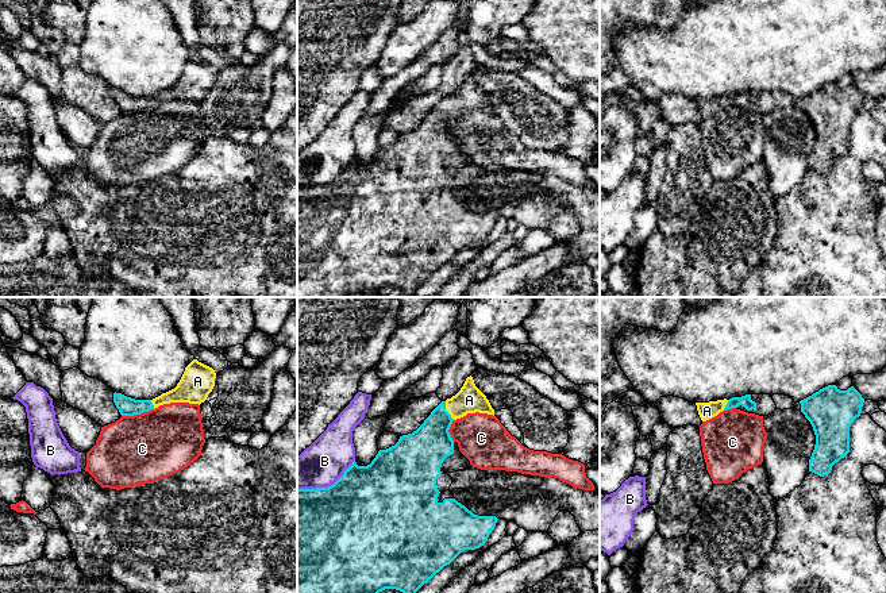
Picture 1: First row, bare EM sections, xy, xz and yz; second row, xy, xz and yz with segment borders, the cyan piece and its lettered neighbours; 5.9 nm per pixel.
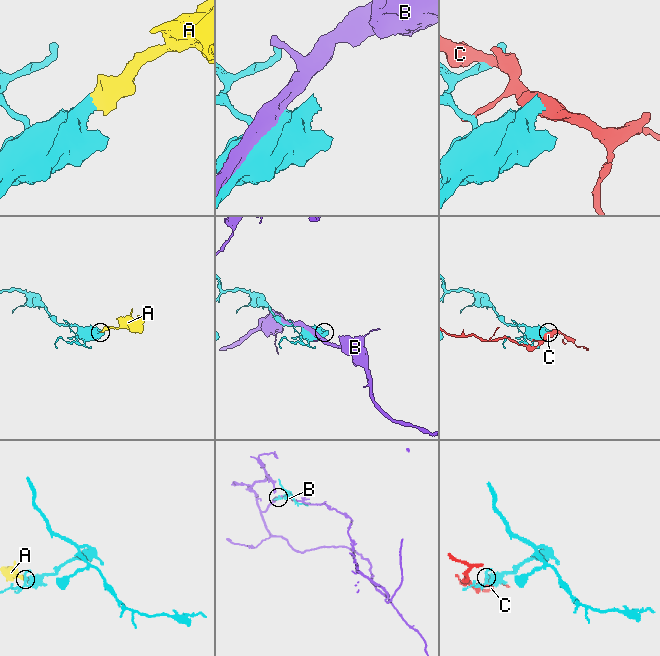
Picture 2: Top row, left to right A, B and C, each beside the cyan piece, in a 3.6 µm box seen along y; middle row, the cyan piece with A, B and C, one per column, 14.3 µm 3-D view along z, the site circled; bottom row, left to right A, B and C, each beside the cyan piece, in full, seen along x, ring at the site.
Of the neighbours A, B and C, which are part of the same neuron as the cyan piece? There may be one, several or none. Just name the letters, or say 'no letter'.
A

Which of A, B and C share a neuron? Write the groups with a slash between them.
A / B / C

